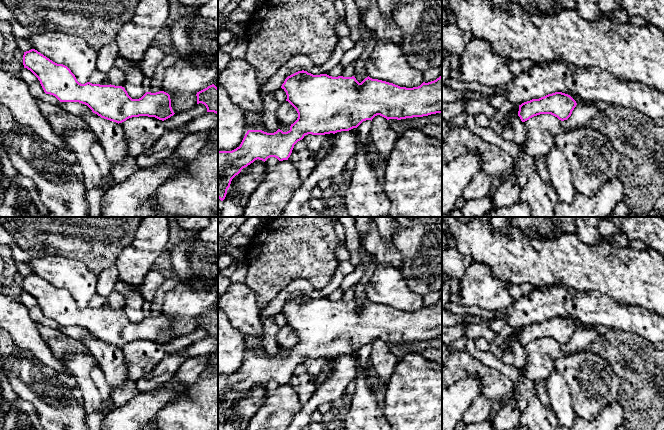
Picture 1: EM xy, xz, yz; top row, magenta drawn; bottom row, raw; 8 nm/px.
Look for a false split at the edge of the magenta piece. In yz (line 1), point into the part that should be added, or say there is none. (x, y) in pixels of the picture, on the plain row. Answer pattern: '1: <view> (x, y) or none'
1: none

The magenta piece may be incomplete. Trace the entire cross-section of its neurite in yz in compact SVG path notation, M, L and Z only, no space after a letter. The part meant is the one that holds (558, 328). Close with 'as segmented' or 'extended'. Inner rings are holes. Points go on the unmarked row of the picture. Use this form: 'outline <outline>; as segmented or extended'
outline M555 316L539 323L532 323L519 329L518 340L522 346L540 338L551 338L559 344L567 344L574 332L576 325L568 318Z; as segmented

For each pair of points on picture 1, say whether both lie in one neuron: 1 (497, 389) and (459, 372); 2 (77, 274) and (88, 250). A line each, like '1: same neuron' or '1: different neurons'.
1: same neuron
2: different neurons

